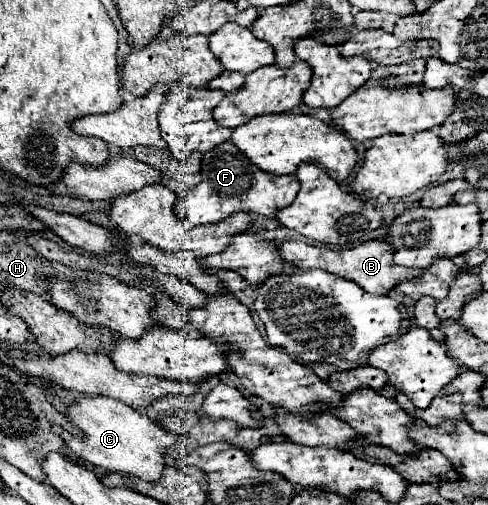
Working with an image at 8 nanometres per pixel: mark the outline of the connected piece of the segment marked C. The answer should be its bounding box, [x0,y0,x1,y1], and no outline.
[53,395,179,481]

